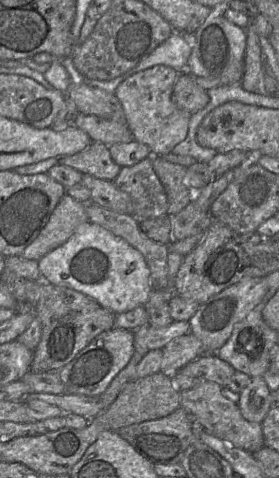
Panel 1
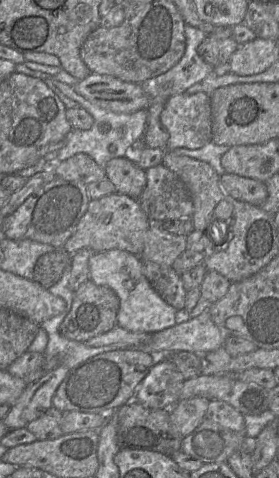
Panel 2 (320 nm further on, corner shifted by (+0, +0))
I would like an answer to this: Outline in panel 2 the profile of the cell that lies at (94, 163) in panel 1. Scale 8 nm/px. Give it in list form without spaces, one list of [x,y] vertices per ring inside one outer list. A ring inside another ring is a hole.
[[[115,157],[104,167],[106,178],[115,186],[115,193],[138,199],[146,185],[146,172],[131,159]]]

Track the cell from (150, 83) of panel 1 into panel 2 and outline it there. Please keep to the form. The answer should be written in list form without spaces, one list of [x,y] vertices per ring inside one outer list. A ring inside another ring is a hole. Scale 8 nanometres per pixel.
[[[204,92],[171,96],[160,121],[169,134],[166,150],[202,148],[212,139],[211,98]]]

